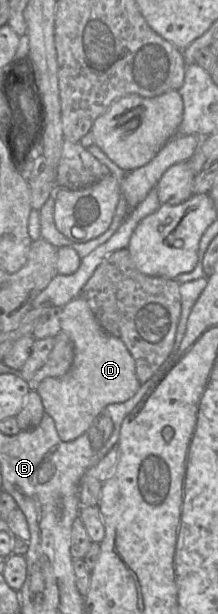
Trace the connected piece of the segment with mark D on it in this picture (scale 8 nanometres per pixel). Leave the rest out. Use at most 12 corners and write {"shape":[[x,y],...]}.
{"shape":[[84,298],[59,310],[74,359],[35,391],[58,436],[84,435],[141,383]]}

